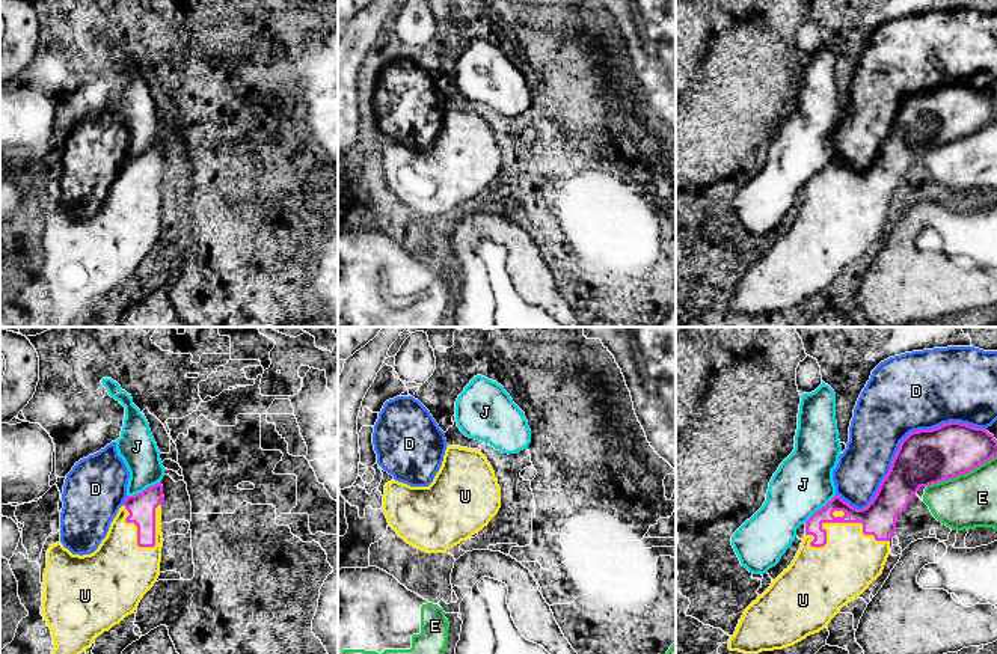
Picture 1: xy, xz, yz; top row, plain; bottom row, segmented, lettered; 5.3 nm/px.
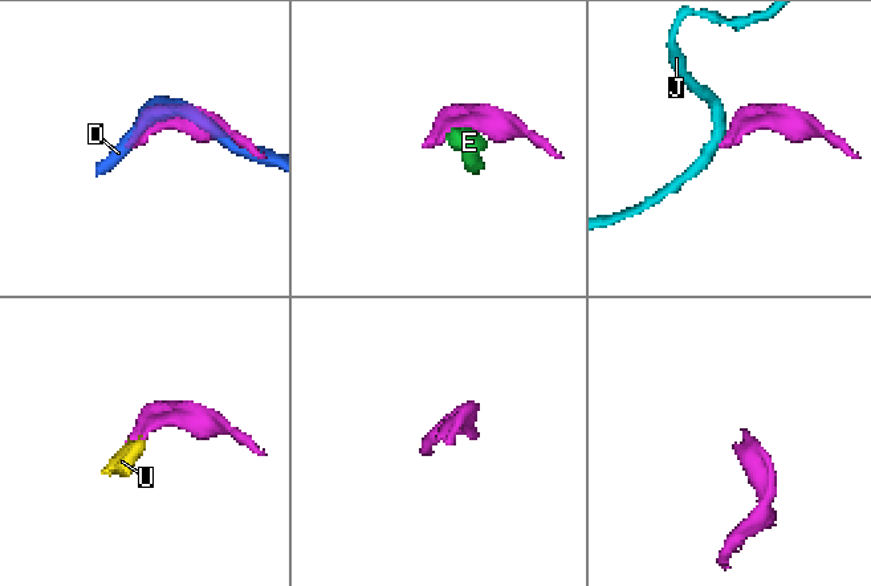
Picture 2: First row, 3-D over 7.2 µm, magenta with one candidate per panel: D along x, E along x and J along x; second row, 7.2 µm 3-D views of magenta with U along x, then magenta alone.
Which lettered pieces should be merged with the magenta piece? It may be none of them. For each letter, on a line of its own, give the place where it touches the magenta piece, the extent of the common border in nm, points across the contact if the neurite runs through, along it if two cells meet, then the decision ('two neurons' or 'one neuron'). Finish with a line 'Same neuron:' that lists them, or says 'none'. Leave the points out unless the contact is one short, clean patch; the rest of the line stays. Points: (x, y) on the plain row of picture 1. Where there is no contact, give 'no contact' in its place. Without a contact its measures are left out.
D: contact yz (899, 109); length 900 nm; two neurons
E: contact yz (961, 136); length 420 nm; two neurons
J: contact xy (144, 152); length 200 nm; border xy (160, 142), (127, 158); two neurons
U: contact yz (834, 184); length 440 nm; one neuron
Same neuron: U

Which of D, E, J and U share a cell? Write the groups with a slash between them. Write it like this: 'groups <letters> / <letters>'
groups D / E / J / U

